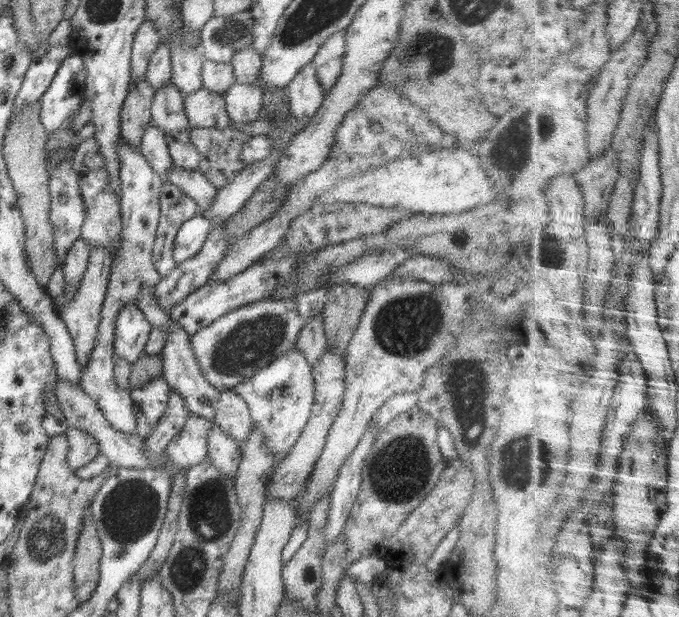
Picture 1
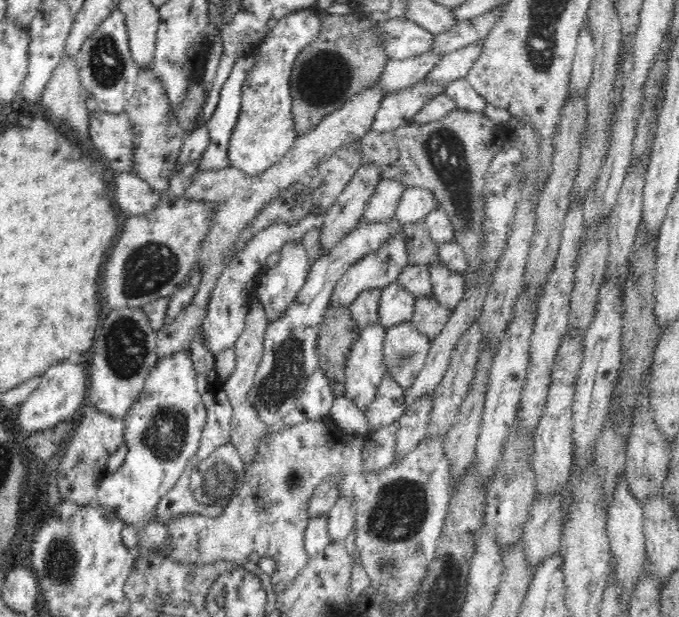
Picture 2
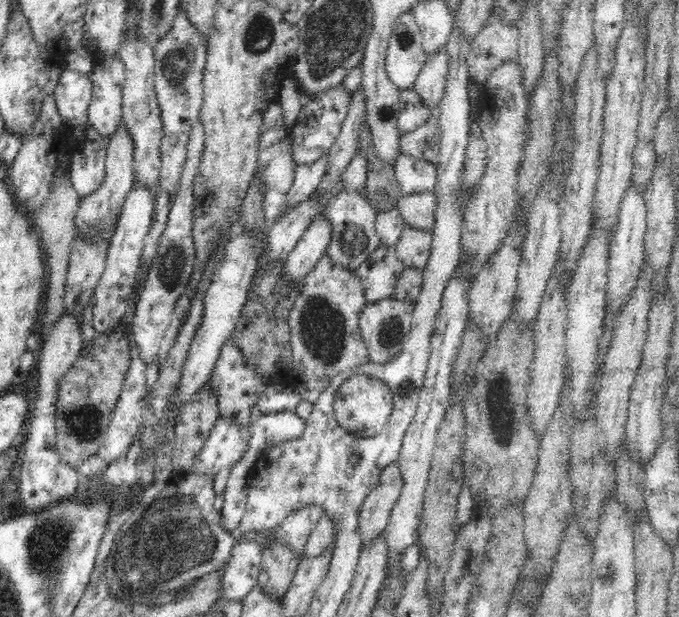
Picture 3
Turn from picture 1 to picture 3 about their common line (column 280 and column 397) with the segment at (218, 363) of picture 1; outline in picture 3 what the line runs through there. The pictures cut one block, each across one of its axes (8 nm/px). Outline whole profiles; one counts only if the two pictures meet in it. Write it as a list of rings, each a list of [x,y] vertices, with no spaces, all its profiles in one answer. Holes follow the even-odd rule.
[[[393,297],[385,298],[373,304],[367,304],[361,312],[359,327],[366,342],[370,361],[383,363],[398,356],[404,348],[409,332],[411,331],[411,319],[414,305],[403,303]]]

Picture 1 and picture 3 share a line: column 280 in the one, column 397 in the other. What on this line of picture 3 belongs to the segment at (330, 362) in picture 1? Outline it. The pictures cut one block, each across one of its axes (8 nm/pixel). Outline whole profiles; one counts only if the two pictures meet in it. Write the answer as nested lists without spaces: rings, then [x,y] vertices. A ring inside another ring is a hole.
[[[392,461],[382,471],[378,484],[363,502],[358,513],[358,533],[363,546],[385,532],[392,509],[403,488],[402,471],[398,461]]]

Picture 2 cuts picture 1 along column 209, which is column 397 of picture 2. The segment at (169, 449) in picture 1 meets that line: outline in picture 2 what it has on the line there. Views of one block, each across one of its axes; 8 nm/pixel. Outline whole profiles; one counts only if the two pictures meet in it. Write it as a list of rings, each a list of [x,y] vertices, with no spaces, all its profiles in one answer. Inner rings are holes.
[[[392,421],[371,433],[362,448],[362,465],[366,471],[378,472],[396,460],[398,421]]]

